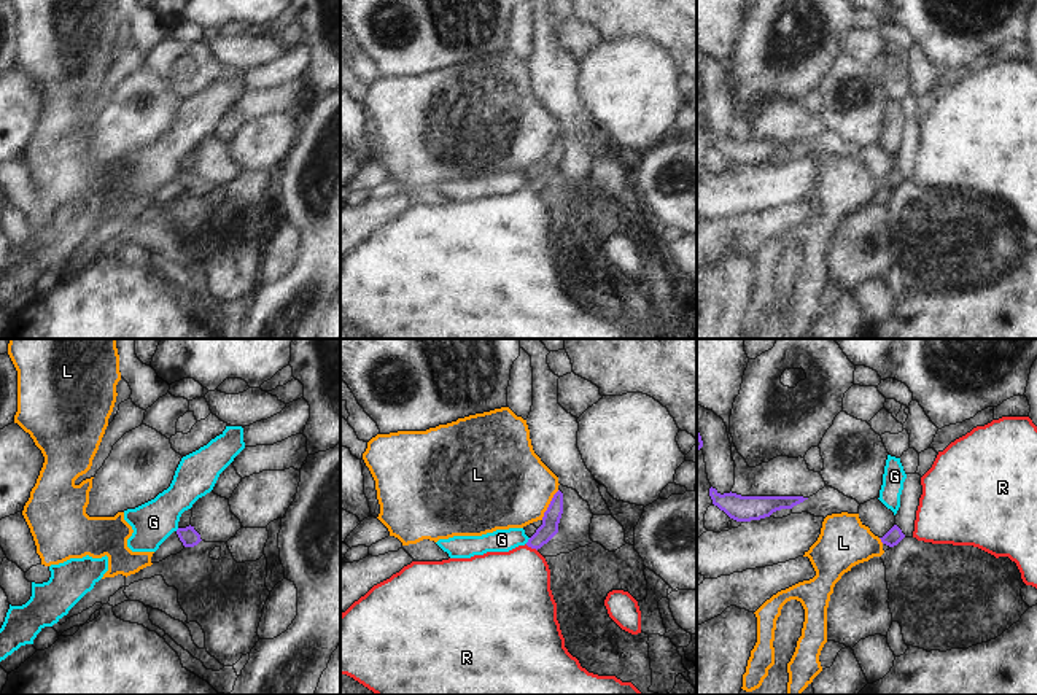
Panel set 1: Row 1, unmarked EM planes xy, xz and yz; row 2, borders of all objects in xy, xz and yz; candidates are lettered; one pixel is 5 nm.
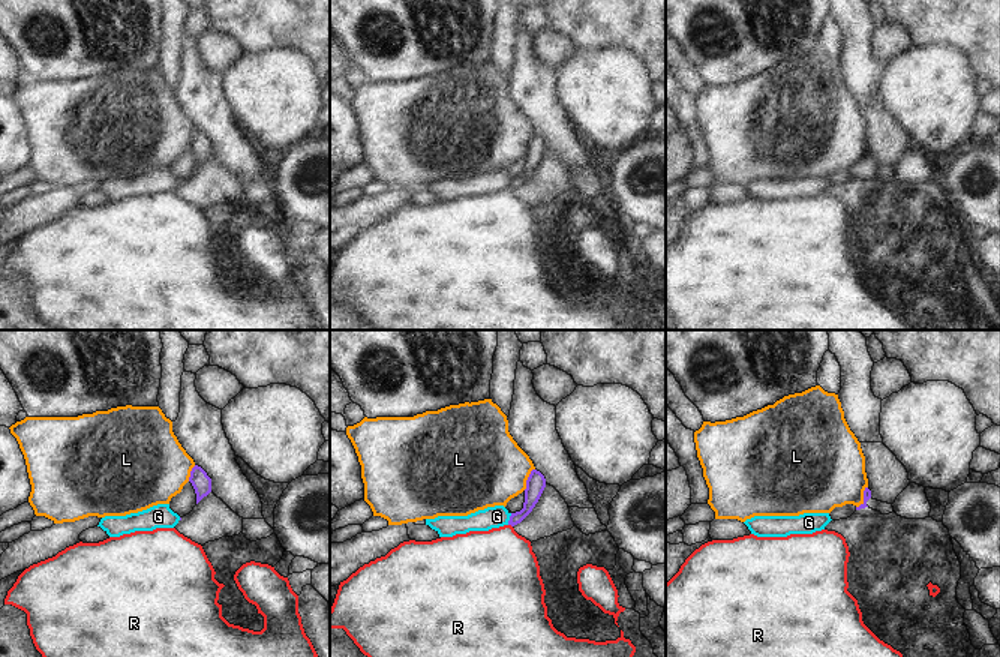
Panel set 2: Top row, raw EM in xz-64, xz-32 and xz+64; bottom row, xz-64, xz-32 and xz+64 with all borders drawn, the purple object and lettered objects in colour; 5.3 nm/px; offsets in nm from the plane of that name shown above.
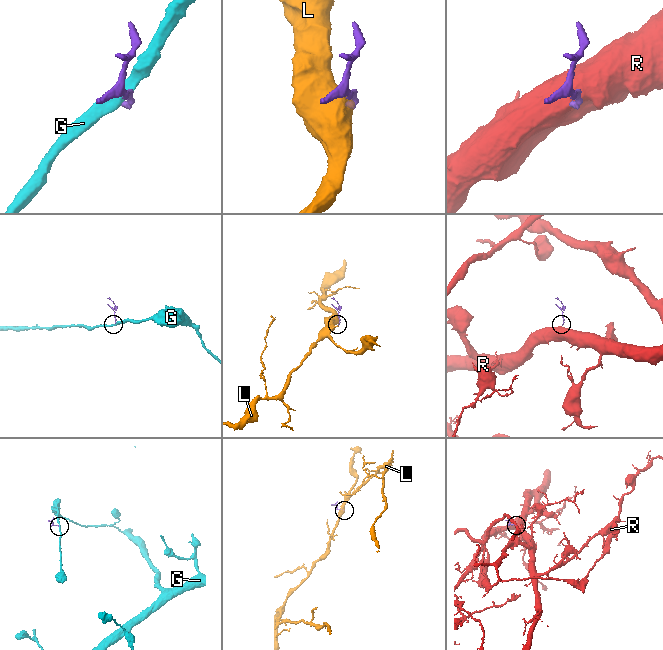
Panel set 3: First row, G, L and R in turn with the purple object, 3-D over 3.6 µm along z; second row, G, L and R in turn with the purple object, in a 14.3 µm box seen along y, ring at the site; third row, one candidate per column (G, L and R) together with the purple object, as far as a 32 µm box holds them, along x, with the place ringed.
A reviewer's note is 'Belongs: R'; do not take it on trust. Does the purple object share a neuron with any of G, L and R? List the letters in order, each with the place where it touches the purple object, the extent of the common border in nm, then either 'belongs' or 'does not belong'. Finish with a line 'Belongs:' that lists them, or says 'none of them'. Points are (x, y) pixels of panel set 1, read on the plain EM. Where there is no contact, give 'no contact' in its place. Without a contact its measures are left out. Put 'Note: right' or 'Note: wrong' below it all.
G: meets purple in xz at (528, 185); contact 40 nm long; does not belong
L: meets purple in xz at (549, 148); contact 180 nm long; does not belong
R: meets purple in xz at (532, 191); contact 70 nm long; belongs
Belongs: R
Note: right

